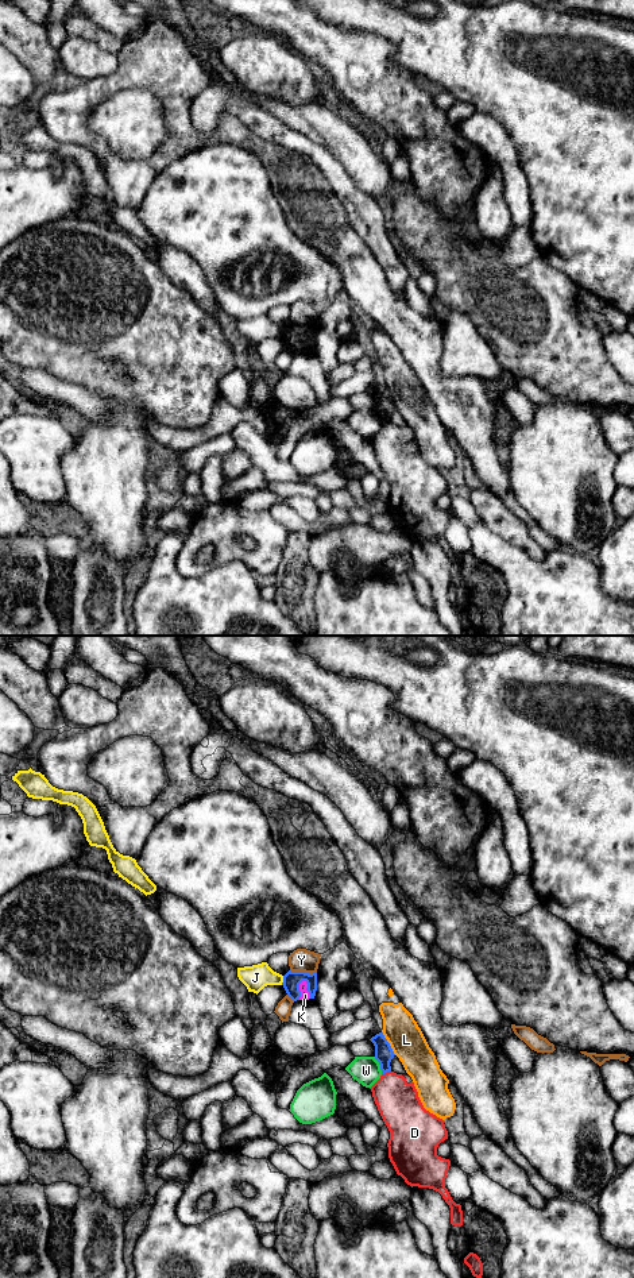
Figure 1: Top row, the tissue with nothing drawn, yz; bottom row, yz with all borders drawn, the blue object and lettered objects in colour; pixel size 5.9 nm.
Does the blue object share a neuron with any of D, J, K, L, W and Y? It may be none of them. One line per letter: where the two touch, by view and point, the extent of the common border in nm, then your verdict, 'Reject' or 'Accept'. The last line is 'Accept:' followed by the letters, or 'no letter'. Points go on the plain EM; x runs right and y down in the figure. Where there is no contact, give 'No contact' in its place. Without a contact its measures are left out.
D: Touches blue at yz (386, 424). Shared border 70 nm. Reject
J: Touches blue at yz (283, 332). Shared border 60 nm. Reject
K: Touches blue at yz (298, 342). Shared border 130 nm. Reject
L: Touches blue at yz (389, 396). Shared border 170 nm. Reject
W: Touches blue at yz (379, 416). Shared border 120 nm. Reject
Y: Touches blue at yz (302, 324). Shared border 170 nm. Reject
Accept: no letter

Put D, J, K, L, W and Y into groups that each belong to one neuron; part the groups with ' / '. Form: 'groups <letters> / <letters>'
groups D K / J / L / W / Y

